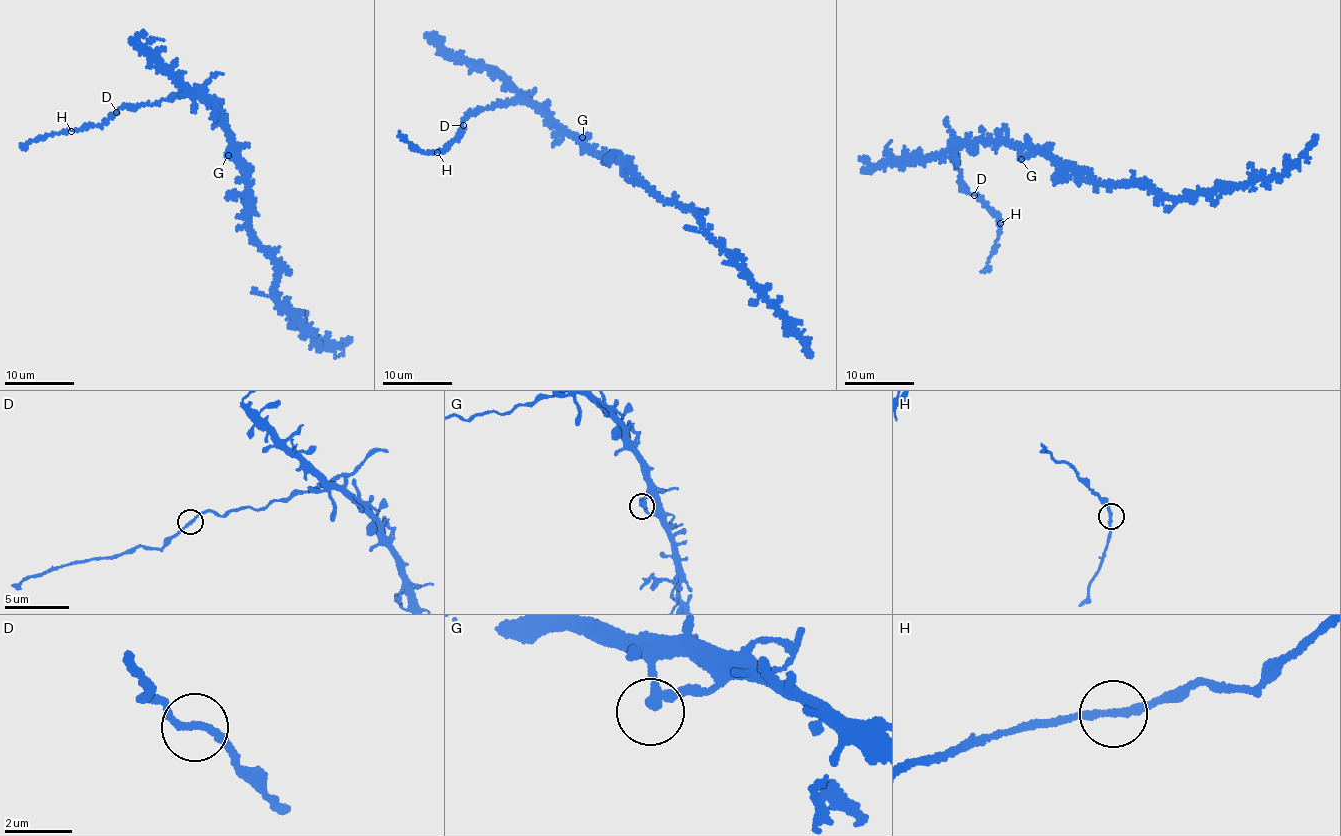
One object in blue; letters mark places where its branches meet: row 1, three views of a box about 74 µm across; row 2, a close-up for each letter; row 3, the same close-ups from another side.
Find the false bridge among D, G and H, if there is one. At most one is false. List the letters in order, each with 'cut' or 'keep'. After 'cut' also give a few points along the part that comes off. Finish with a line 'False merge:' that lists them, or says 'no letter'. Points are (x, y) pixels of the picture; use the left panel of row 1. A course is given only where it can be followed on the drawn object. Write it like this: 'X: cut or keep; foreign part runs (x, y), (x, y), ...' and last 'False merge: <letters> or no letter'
D: keep
G: keep
H: keep
False merge: no letter

